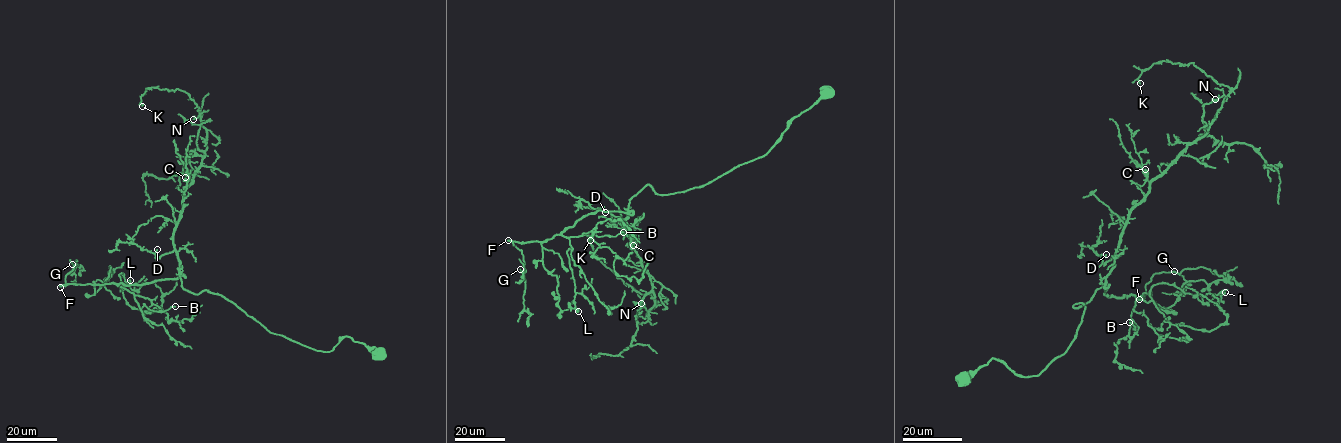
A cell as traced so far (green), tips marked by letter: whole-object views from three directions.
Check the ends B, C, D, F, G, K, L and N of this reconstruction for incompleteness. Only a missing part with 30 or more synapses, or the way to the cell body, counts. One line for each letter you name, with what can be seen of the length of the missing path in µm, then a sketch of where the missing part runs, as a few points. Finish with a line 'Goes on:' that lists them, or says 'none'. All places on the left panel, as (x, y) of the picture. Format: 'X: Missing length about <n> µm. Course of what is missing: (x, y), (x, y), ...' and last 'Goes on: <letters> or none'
F: Missing length about 90 µm
Goes on: F

